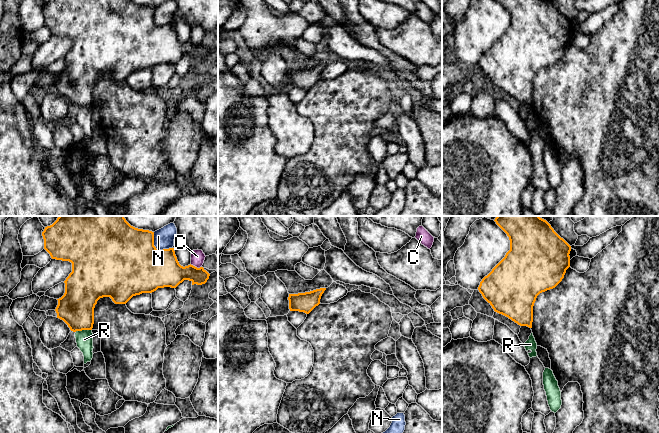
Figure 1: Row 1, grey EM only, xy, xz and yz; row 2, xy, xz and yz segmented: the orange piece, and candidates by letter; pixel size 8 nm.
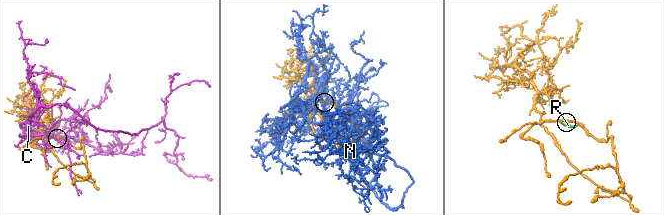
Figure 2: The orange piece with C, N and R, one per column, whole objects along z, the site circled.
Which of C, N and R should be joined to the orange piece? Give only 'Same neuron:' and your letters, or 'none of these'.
Same neuron: none of these

